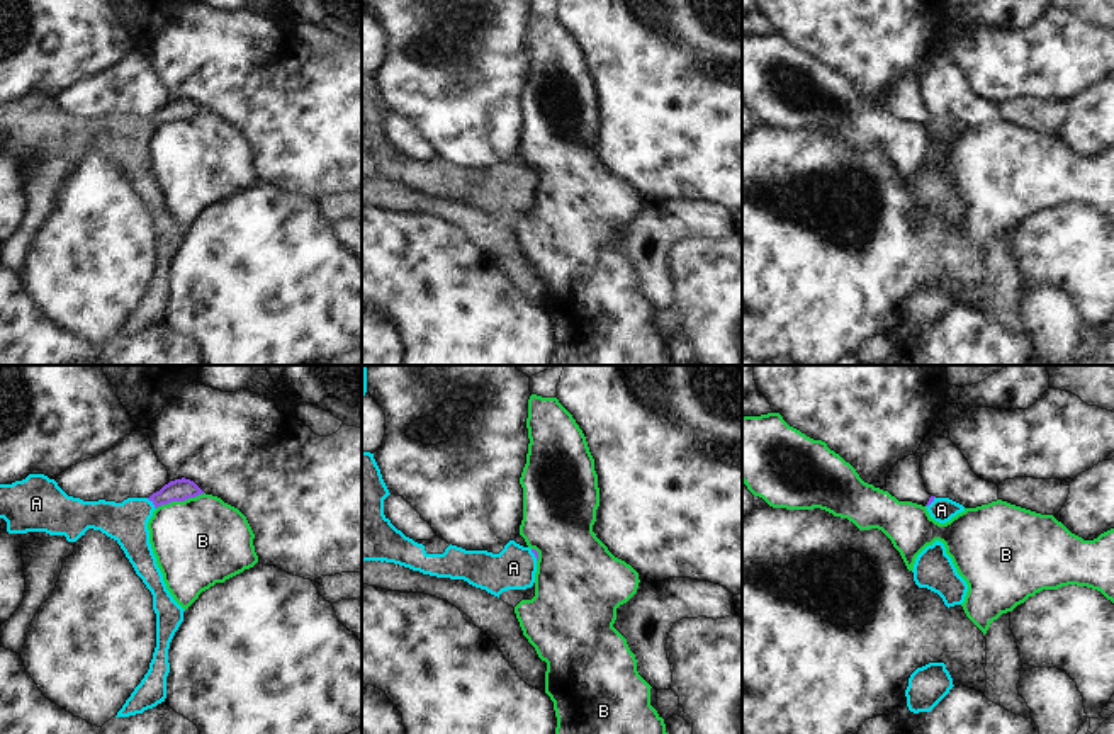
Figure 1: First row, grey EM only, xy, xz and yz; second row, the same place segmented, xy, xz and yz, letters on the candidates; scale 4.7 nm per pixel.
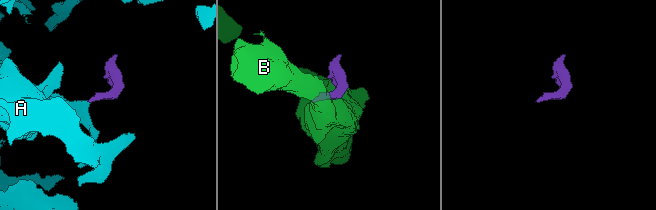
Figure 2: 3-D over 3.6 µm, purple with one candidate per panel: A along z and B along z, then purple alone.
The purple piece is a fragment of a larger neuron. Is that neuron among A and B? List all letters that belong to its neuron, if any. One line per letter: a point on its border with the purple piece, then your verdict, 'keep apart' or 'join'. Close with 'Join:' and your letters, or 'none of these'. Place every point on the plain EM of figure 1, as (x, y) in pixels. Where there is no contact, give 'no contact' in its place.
A: xy (153, 123) | join
B: xy (180, 119) | keep apart
Join: A

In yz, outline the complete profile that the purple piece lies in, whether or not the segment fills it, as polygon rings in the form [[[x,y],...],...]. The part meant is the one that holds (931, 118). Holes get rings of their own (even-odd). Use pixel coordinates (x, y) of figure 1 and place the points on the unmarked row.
[[[931,116],[926,124],[931,138],[934,138],[939,143],[949,141],[958,133],[965,131],[965,126],[949,119],[949,117],[936,117]]]

